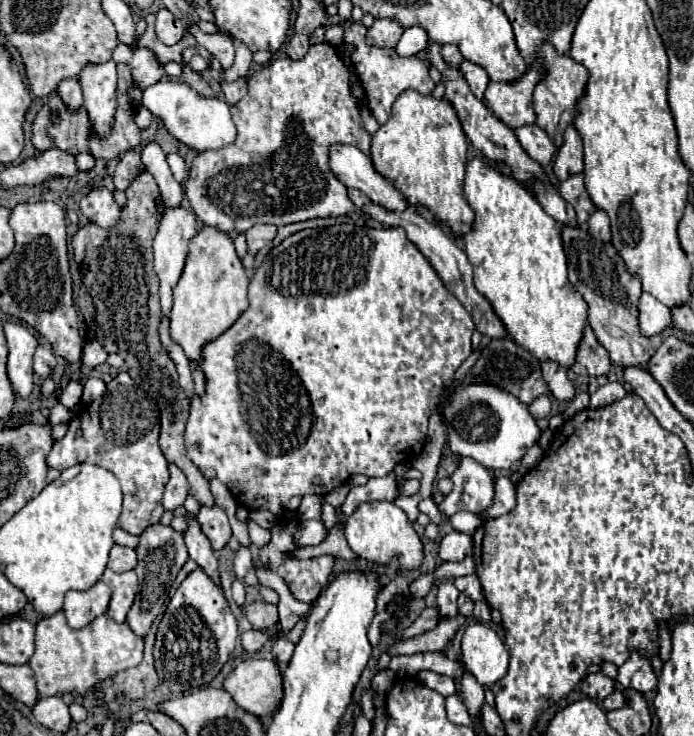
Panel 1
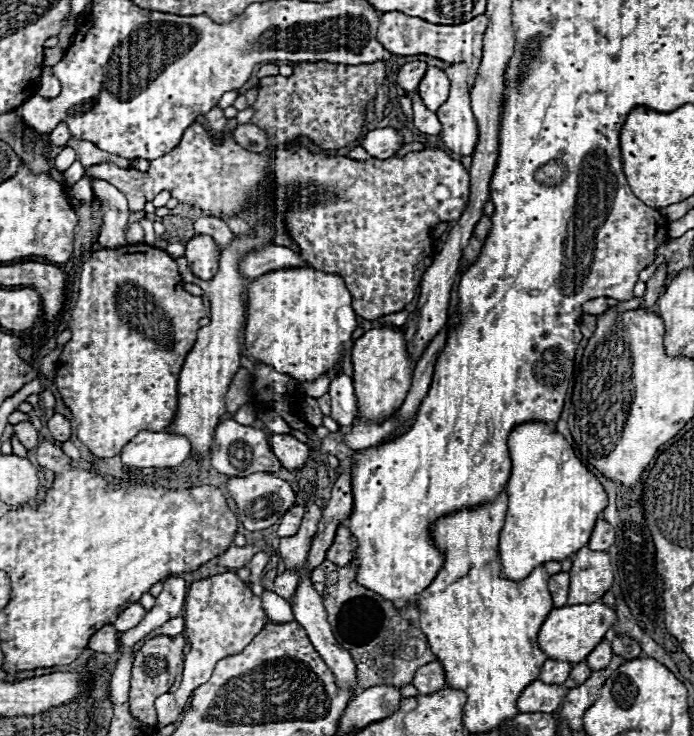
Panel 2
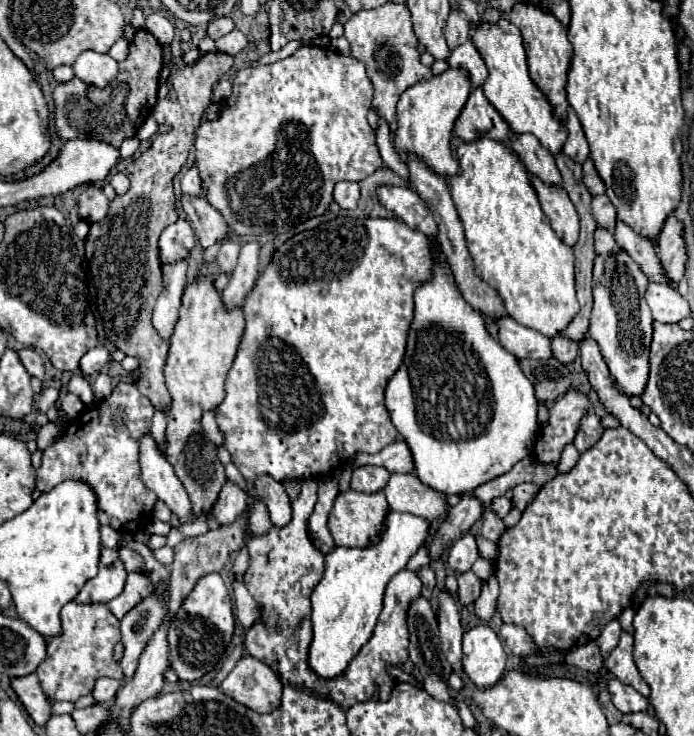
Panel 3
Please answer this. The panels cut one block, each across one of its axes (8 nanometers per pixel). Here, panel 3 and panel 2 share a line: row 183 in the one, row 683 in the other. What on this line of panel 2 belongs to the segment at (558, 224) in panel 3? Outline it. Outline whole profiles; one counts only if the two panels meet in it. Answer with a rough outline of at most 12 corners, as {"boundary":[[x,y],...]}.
{"boundary":[[536,680],[520,694],[520,714],[552,714],[566,692]]}

